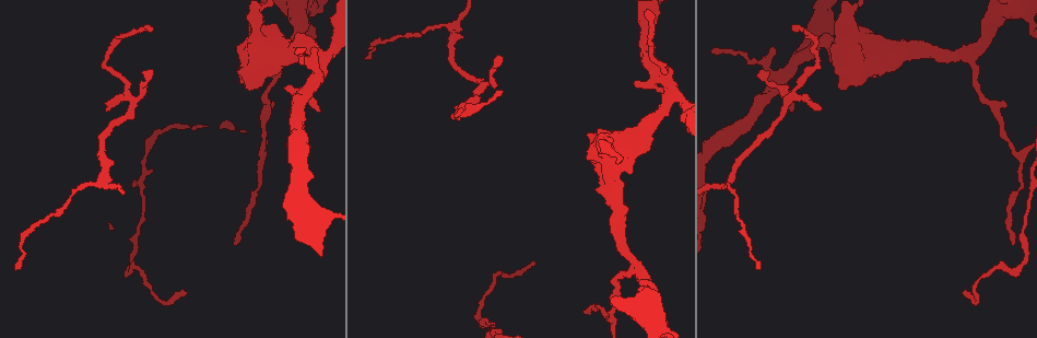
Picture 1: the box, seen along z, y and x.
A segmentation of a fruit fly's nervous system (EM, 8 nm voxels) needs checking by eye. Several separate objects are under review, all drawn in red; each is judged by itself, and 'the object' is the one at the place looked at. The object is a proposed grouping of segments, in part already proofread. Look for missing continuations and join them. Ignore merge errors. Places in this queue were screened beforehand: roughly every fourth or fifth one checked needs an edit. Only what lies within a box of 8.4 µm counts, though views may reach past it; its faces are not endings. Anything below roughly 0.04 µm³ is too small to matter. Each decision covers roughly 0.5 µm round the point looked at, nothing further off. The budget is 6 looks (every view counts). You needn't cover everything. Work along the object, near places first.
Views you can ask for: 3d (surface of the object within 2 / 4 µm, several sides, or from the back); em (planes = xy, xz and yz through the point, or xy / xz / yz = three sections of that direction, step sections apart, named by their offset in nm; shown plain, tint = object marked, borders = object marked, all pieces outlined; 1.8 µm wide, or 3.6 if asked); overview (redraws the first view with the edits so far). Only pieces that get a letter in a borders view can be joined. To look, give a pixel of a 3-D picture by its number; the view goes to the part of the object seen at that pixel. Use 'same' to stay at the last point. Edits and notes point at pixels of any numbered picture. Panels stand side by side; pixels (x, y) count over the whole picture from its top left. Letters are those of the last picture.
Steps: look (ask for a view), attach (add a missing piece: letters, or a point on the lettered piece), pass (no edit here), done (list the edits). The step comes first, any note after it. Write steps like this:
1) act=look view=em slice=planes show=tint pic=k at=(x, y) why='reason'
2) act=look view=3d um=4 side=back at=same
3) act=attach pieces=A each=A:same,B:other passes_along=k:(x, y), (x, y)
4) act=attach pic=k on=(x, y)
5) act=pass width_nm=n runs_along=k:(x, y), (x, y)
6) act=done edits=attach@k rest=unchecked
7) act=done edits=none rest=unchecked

act=look view=3d um=4 pic=1 at=(758, 269) why='an open end'

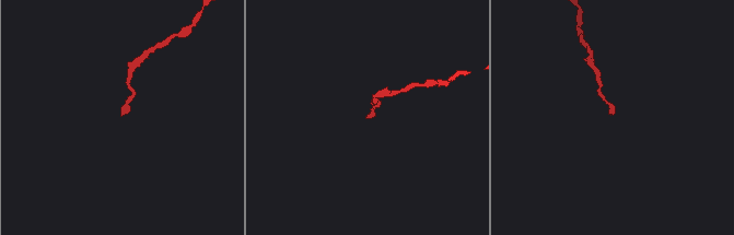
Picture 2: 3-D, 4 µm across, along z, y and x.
act=look view=em slice=planes show=tint pic=2 at=(611, 113)

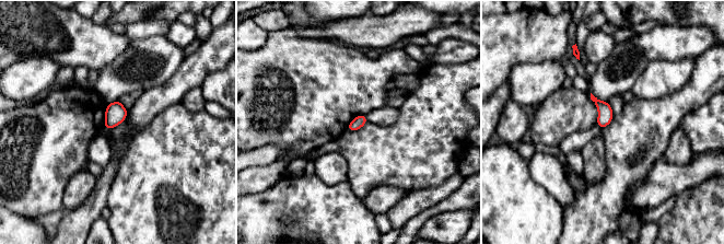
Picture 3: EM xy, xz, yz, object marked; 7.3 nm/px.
act=look view=em slice=planes show=borders at=same

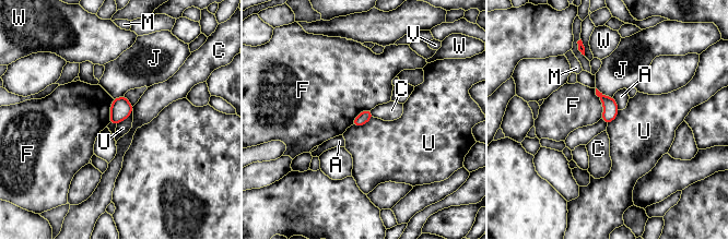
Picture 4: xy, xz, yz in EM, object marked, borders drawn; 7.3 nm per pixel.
act=pass each=A:other,C:other,F:other,J:other,M:other,U:other,V:other,W:other border=4:(373, 117), (363, 124), (352, 126) found='none of them fits'

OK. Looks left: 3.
act=look view=em slice=planes show=plain pic=1 at=(792, 28) why='an open end'

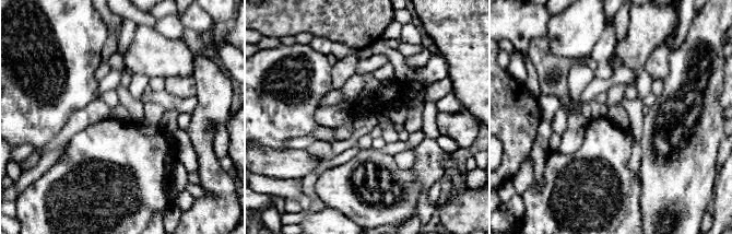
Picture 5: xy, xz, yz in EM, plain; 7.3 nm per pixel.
act=look view=em slice=planes show=borders at=same why='see the neighbours'

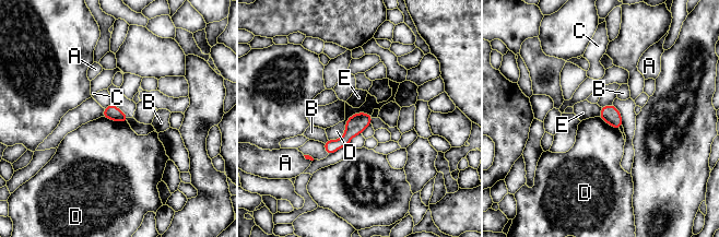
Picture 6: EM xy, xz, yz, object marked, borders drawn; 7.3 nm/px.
act=pass each=A:other,B:other,C:other,D:other,E:other border=6:(370, 115), (353, 114), (328, 140) found='no lettered piece goes on from it'

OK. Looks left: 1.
act=done edits=none rest=unchecked

